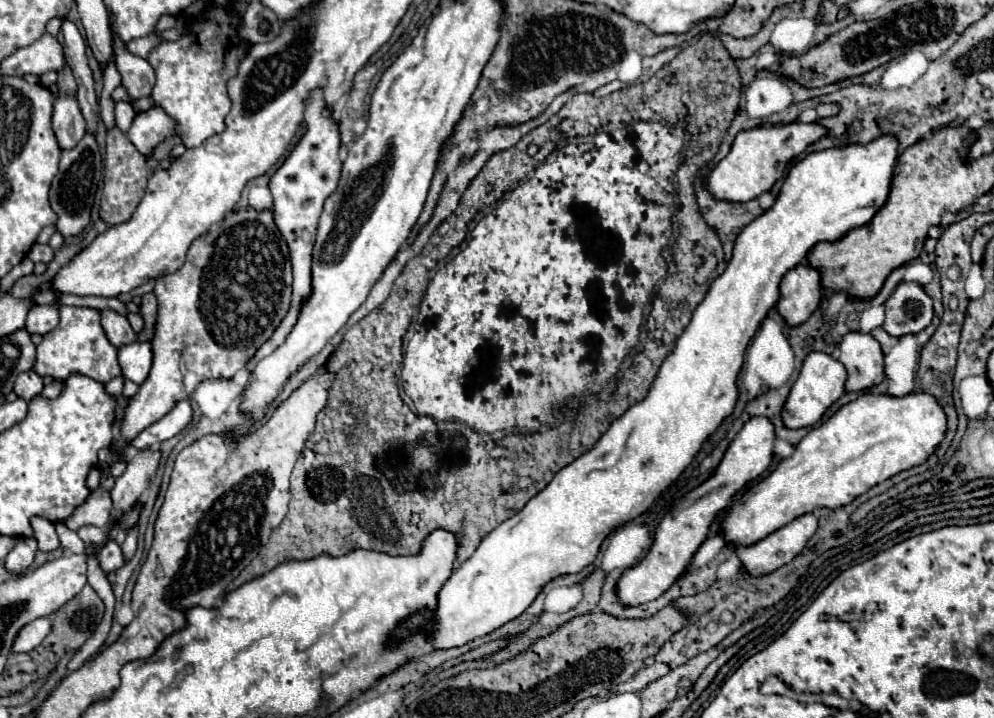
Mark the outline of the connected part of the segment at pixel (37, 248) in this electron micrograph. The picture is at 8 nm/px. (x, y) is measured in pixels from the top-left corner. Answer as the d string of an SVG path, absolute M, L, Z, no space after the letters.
M34 243L32 249L28 251L28 257L38 263L38 261L44 261L44 263L50 263L52 257L54 257L54 249L50 249L48 245L40 245L40 243Z

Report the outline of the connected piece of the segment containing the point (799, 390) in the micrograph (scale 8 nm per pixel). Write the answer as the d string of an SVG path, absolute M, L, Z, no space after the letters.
M810 353L804 359L802 371L796 379L796 383L792 385L792 391L782 407L782 421L788 429L800 429L800 427L812 427L816 425L824 411L840 397L844 395L844 381L846 381L846 369L844 365L834 359L832 355L826 353Z

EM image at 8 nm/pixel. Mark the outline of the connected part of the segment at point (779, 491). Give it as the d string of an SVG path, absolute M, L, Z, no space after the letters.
M928 393L904 397L862 395L844 405L826 423L814 427L778 467L750 487L730 509L722 535L734 545L752 545L816 507L842 507L876 483L920 465L940 445L946 415Z

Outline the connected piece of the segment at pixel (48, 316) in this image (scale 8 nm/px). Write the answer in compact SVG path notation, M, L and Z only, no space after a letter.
M36 305L28 311L26 331L30 335L46 335L58 325L58 309L50 305Z

